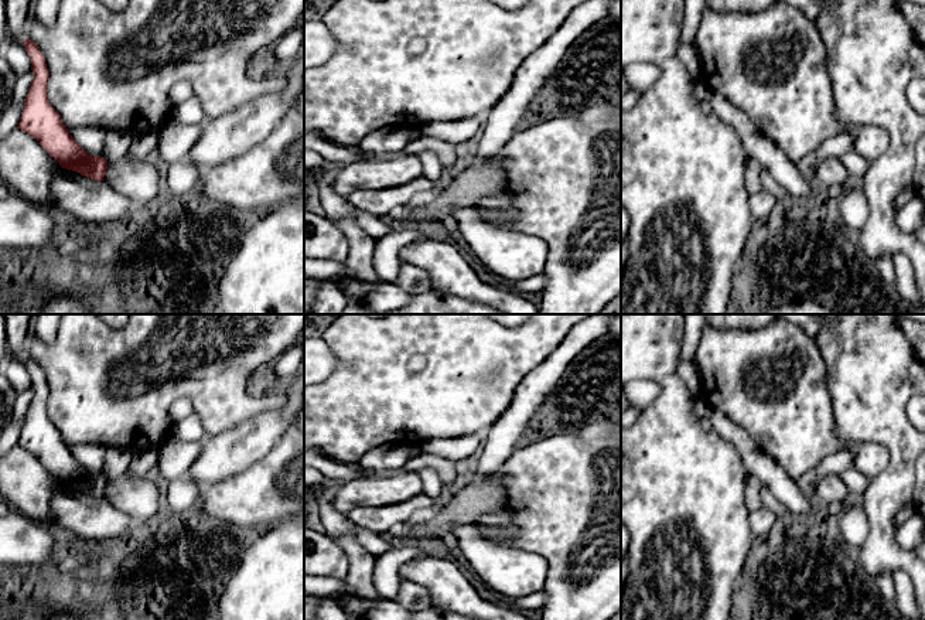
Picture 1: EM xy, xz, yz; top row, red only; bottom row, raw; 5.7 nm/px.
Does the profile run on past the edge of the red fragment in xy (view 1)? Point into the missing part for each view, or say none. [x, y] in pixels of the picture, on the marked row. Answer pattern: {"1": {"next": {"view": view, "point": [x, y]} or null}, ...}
{"1": {"next": null}}

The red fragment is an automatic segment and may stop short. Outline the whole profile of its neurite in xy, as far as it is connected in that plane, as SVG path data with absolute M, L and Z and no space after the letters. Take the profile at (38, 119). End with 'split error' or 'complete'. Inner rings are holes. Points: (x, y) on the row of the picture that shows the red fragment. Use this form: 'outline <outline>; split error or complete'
outline M24 38L23 44L31 59L34 79L24 99L17 127L37 139L62 168L103 181L107 161L102 156L86 153L69 134L61 115L51 106L47 98L50 74L42 52L28 38Z; complete

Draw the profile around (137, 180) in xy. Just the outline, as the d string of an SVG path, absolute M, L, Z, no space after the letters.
M126 154L119 161L107 164L103 181L143 209L158 193L158 163L150 159L134 160Z

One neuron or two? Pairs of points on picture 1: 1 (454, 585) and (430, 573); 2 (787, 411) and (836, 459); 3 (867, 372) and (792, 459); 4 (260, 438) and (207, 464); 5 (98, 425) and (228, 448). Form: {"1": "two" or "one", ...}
{"1": "one", "2": "two", "3": "two", "4": "one", "5": "two"}

